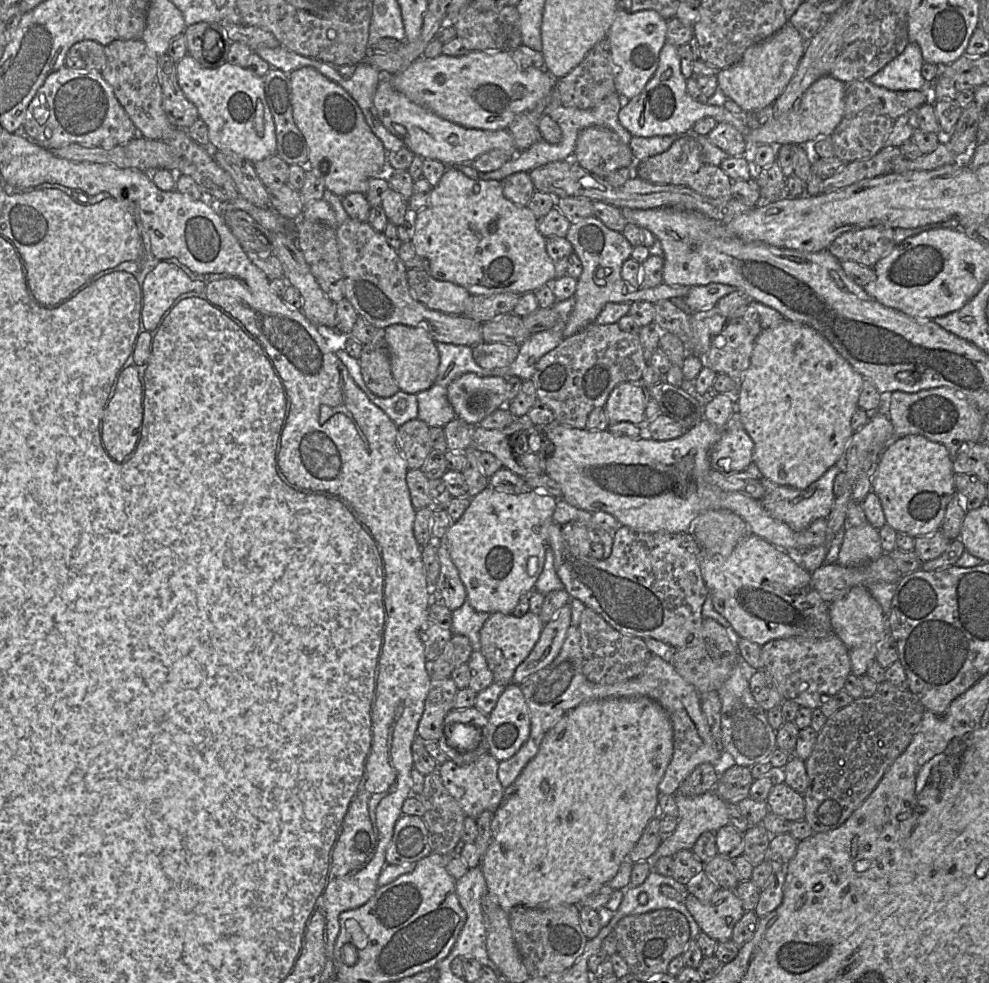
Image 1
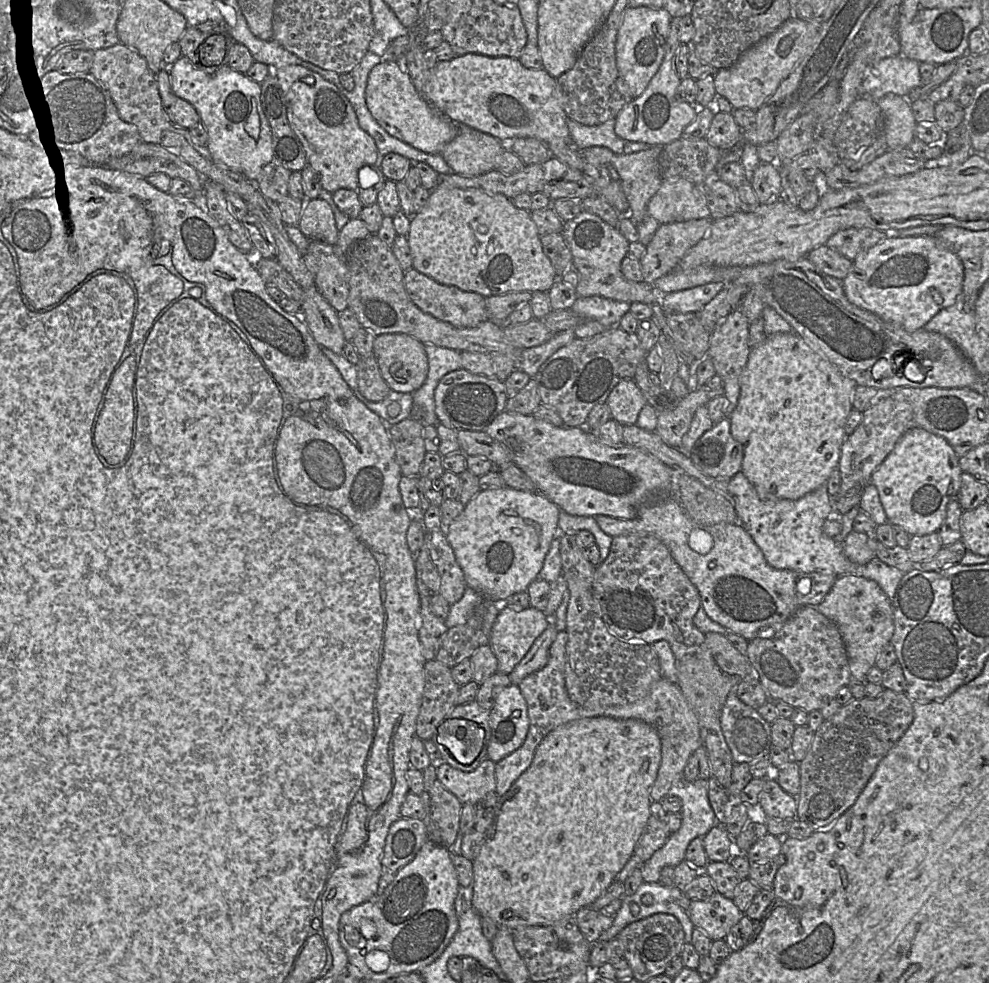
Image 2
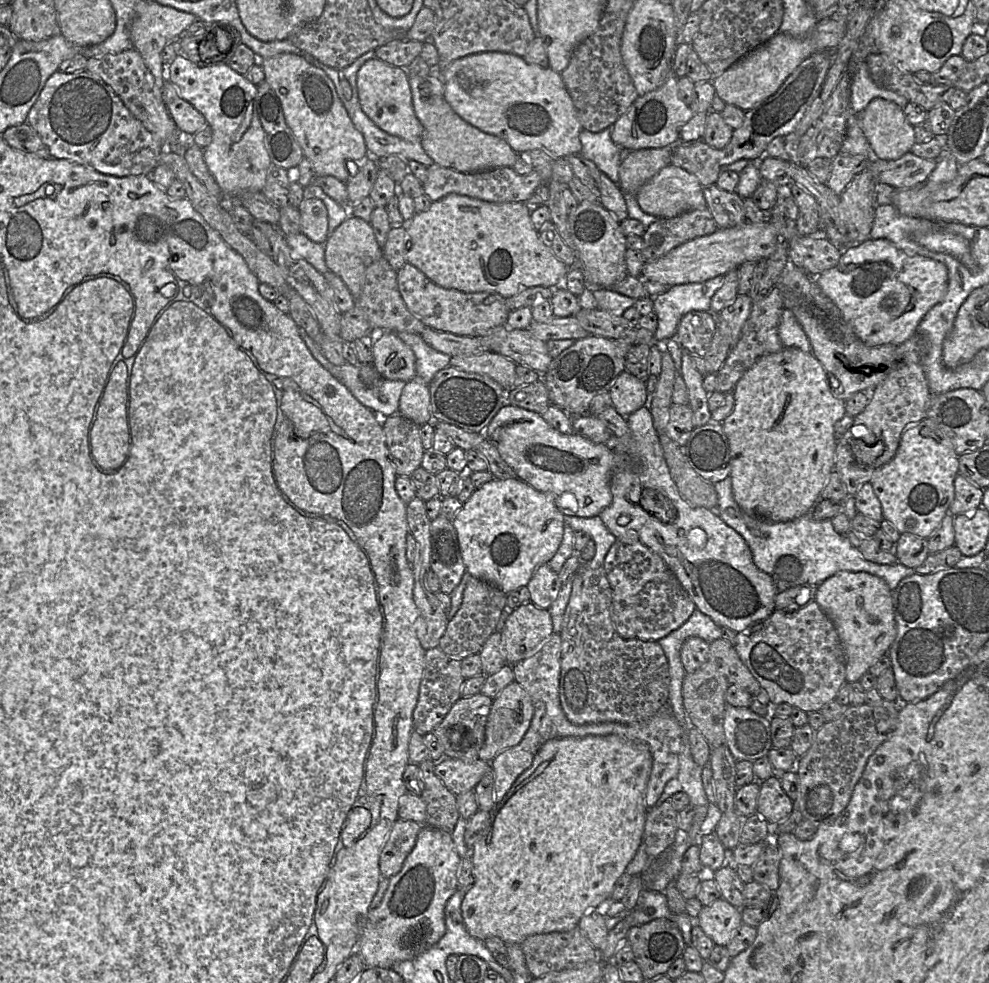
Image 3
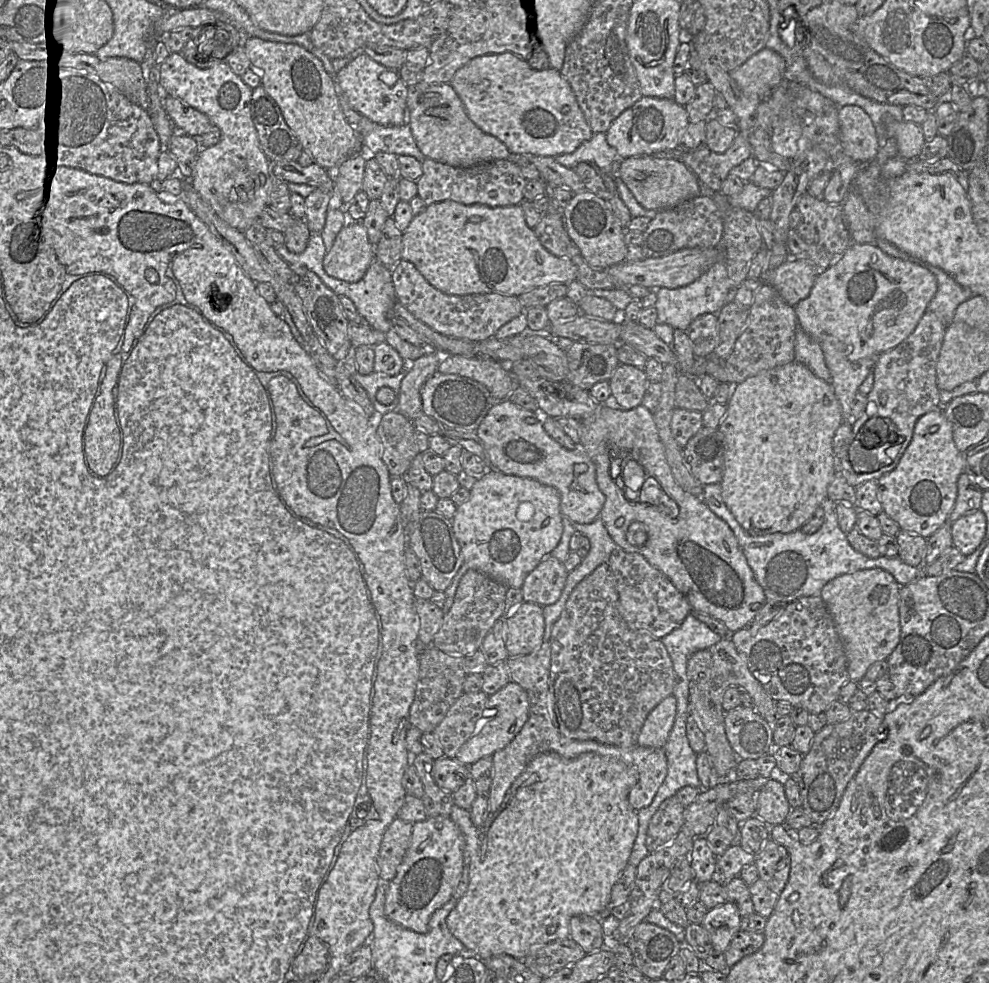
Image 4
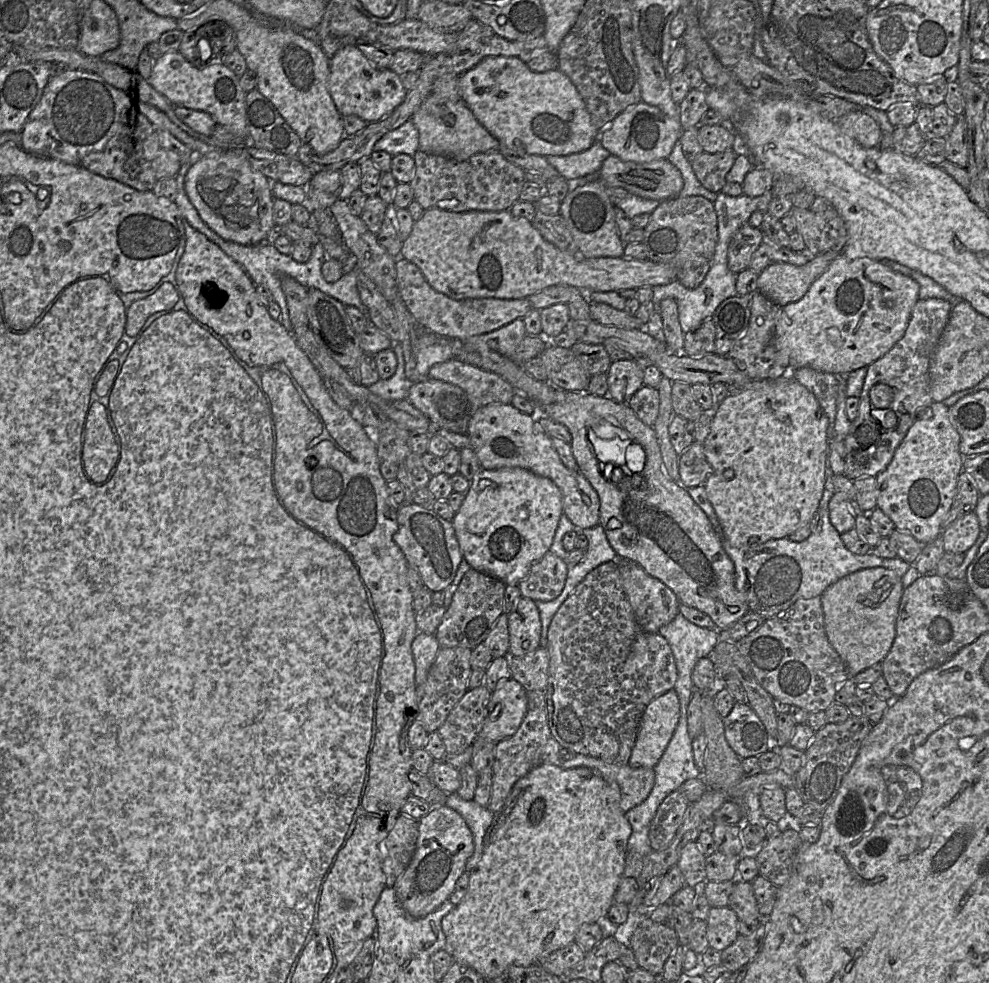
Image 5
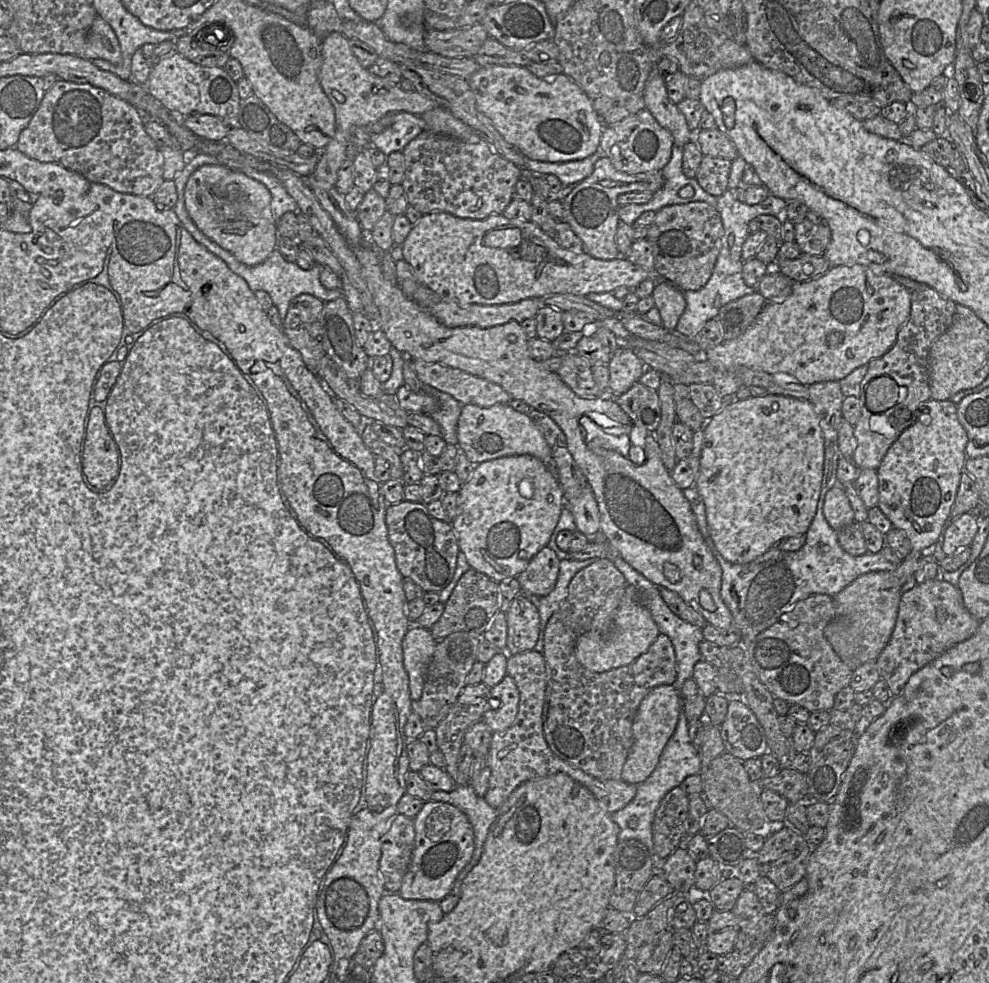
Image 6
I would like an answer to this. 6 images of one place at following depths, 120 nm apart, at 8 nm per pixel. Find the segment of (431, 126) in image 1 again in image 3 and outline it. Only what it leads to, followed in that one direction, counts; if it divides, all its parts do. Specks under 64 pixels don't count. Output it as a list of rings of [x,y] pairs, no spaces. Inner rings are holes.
[[[377,57],[367,60],[357,73],[357,90],[361,109],[383,131],[408,141],[420,141],[423,126],[416,117],[407,72]]]

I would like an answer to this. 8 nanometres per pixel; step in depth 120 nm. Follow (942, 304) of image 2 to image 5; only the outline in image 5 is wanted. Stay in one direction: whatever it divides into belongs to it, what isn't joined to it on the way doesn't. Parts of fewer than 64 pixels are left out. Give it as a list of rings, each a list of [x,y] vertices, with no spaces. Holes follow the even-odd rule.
[[[839,254],[800,300],[781,307],[773,331],[773,344],[776,349],[787,351],[790,369],[810,367],[844,377],[883,357],[902,338],[918,294],[917,281],[893,271],[879,260],[869,257],[852,260]]]

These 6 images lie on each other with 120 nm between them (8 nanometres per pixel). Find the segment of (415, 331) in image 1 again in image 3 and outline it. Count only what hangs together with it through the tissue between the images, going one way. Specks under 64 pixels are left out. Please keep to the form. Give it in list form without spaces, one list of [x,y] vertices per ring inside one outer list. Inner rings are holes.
[[[394,332],[375,334],[373,366],[385,379],[408,382],[416,376],[416,357],[412,349]]]

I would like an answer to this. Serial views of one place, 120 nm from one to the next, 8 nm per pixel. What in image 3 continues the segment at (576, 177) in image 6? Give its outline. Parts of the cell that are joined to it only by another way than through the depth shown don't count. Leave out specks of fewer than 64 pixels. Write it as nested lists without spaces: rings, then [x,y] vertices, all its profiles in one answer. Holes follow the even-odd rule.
[[[611,126],[596,133],[582,129],[579,134],[582,149],[578,155],[593,161],[602,173],[618,184],[623,147],[615,144],[610,134]]]

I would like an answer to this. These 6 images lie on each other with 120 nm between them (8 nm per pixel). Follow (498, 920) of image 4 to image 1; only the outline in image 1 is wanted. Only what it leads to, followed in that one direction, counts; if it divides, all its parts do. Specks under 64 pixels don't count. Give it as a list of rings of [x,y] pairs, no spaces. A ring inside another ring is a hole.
[[[605,698],[581,703],[568,711],[544,736],[537,754],[517,779],[505,789],[491,824],[491,838],[480,867],[487,892],[498,899],[499,906],[510,913],[515,906],[546,909],[563,904],[579,905],[587,895],[606,885],[617,874],[620,865],[640,839],[648,823],[659,814],[658,786],[673,756],[673,726],[663,707],[651,698]]]

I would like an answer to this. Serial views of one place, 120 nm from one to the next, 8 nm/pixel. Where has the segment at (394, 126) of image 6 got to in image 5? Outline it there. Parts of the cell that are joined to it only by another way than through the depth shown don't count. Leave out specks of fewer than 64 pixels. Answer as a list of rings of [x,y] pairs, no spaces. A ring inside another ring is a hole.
[[[413,119],[386,133],[374,146],[374,150],[385,151],[392,156],[408,154],[413,156],[419,149],[419,131]]]

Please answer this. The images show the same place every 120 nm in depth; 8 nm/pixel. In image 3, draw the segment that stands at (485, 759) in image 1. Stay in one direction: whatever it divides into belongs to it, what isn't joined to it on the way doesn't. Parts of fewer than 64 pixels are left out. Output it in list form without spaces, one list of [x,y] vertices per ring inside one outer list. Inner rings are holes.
[[[443,757],[435,762],[435,774],[454,795],[473,791],[483,776],[492,770],[491,763],[477,759],[466,763],[460,759]]]

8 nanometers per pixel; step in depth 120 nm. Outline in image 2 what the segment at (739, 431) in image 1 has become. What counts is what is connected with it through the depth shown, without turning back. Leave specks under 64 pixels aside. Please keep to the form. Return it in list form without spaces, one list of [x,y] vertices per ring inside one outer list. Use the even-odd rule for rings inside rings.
[[[723,417],[694,444],[689,458],[705,475],[731,478],[741,470],[743,447],[730,433],[730,420]]]

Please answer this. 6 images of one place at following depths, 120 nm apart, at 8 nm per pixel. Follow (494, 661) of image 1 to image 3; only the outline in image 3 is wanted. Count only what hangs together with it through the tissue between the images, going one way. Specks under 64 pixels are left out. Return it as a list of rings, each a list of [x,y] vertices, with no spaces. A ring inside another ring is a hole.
[[[532,602],[512,610],[501,631],[506,664],[511,666],[532,656],[553,633],[548,609]]]

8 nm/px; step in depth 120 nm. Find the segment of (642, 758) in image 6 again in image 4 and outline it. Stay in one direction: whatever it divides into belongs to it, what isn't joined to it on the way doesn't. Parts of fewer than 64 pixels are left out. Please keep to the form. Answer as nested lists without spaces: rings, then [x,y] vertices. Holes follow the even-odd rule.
[[[673,695],[664,698],[647,716],[637,745],[649,748],[664,748],[673,728],[677,701]]]

